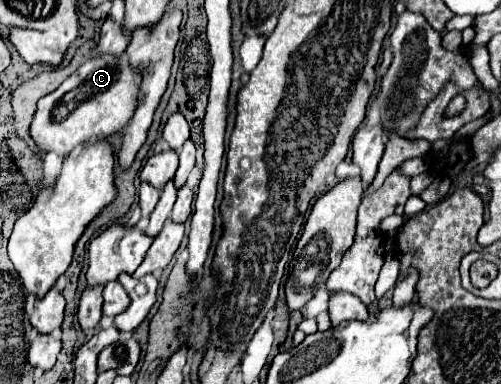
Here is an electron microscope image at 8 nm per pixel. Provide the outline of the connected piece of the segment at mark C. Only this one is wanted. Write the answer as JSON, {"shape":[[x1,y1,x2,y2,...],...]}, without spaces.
{"shape":[[107,17,101,27,101,39,97,43,99,57,91,57,89,61,85,61,83,67,79,67,79,71,67,77,57,91,39,99,39,107,31,123,31,137,35,139,35,143,39,143,43,151,73,155,81,149,85,141,99,135,113,135,129,123,137,107,139,83,143,73,143,69,133,67,125,55,129,39,131,35,123,27,123,23,115,23]]}

